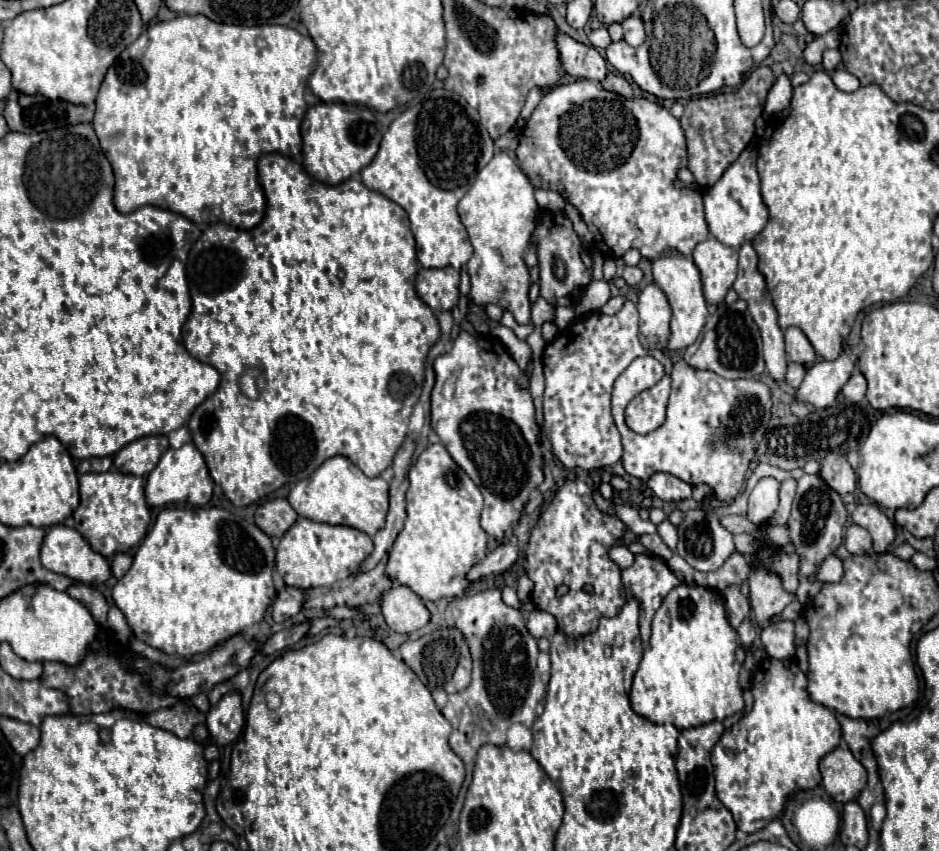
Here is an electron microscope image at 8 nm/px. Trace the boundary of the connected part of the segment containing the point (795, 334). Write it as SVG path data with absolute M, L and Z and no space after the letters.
M795 326L785 330L785 352L787 352L789 362L801 362L805 366L813 364L817 358L807 336Z

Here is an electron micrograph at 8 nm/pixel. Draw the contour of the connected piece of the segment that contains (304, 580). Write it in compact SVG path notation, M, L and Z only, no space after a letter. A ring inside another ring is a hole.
M299 518L287 534L283 534L277 546L277 572L287 586L301 590L309 588L331 588L335 582L351 576L361 562L373 552L371 538L351 526L341 524L321 524L309 518Z

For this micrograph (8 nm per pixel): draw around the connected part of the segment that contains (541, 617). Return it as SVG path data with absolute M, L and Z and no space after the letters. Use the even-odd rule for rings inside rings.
M533 610L527 614L525 626L529 630L531 636L535 638L551 638L557 632L557 622L551 614L541 612L541 610Z

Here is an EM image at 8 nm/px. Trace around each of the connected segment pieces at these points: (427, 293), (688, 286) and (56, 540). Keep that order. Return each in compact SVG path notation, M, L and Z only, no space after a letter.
M421 268L417 274L417 294L433 310L453 310L459 302L459 272L447 268Z
M669 252L669 254L665 254L665 258L653 260L653 278L655 278L655 284L665 292L665 296L673 308L667 350L683 350L683 348L691 346L691 342L695 342L695 338L699 338L699 334L707 322L707 316L709 316L707 302L705 302L703 290L701 290L699 270L693 264L693 258L685 258L677 252Z
M57 524L57 526L49 528L49 534L45 536L45 542L41 546L41 564L51 572L65 574L65 576L69 576L69 578L73 578L77 582L91 584L91 586L103 584L103 582L107 582L111 578L109 560L103 554L91 550L91 546L83 538L83 534L79 534L75 528L63 526L63 524Z

